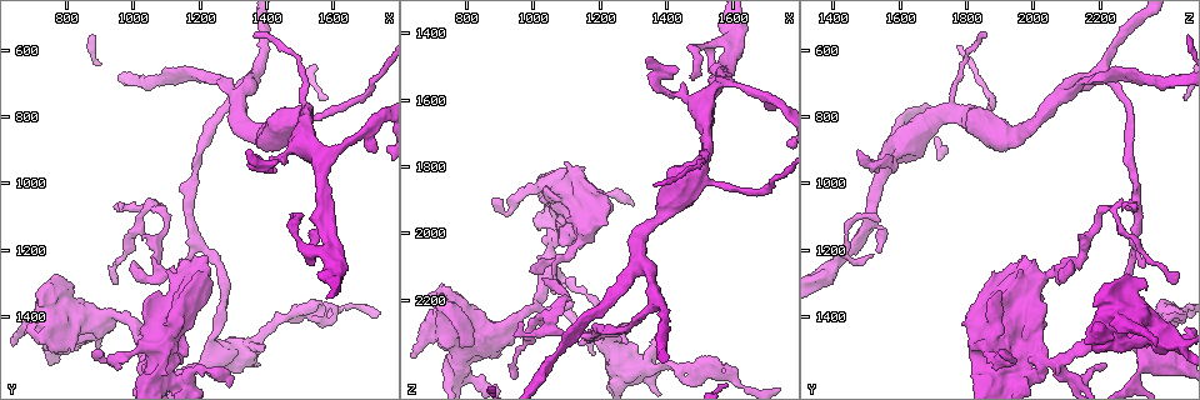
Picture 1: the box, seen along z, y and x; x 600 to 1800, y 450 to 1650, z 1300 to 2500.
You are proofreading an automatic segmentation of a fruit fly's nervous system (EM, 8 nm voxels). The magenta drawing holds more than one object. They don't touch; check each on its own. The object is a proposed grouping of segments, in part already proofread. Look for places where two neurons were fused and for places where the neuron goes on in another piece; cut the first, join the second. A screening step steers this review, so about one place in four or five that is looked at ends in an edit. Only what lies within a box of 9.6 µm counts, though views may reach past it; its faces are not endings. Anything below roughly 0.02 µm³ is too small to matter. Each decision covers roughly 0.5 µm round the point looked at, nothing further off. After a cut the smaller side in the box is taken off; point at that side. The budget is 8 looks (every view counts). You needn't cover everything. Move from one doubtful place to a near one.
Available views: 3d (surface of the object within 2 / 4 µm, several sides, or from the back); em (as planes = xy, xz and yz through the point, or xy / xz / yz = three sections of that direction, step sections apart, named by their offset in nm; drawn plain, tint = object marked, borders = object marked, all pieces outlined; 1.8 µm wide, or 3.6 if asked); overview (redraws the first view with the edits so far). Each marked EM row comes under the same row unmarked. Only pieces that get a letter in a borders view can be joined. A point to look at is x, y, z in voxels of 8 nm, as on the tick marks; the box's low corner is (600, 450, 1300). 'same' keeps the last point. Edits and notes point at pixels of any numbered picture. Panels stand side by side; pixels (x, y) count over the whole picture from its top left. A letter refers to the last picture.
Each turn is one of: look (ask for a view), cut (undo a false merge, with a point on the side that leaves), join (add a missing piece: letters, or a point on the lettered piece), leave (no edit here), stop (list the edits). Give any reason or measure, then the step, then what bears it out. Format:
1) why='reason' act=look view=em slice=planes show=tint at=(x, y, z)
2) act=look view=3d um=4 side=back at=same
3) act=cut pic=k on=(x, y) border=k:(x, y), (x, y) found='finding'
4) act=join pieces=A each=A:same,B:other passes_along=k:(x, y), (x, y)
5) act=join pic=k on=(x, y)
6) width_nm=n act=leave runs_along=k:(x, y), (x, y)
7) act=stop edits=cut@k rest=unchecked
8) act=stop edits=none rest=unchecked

why='four or more arms meet' act=look view=3d um=4 at=(1250, 1510, 2370)

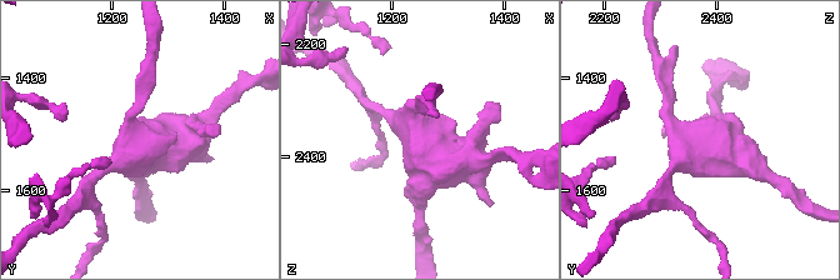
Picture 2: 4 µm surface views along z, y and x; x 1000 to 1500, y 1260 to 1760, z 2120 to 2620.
act=look view=em slice=planes show=borders at=(1260, 1515, 2375)

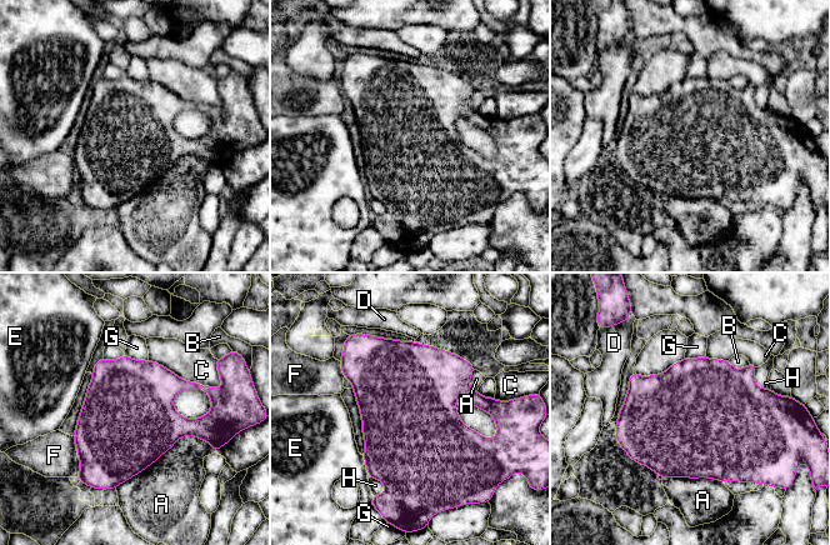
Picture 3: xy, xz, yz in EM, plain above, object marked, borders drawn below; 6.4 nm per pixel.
longest_contact=A:700nm act=leave each=A:other,B:other,C:other,D:other,E:other,F:other,G:other,H:other border=3:(210, 444), (184, 435), (115, 488) found='one neuron here'

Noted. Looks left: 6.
why='calibre changes' act=look view=em slice=planes show=tint at=(780, 1470, 2420)

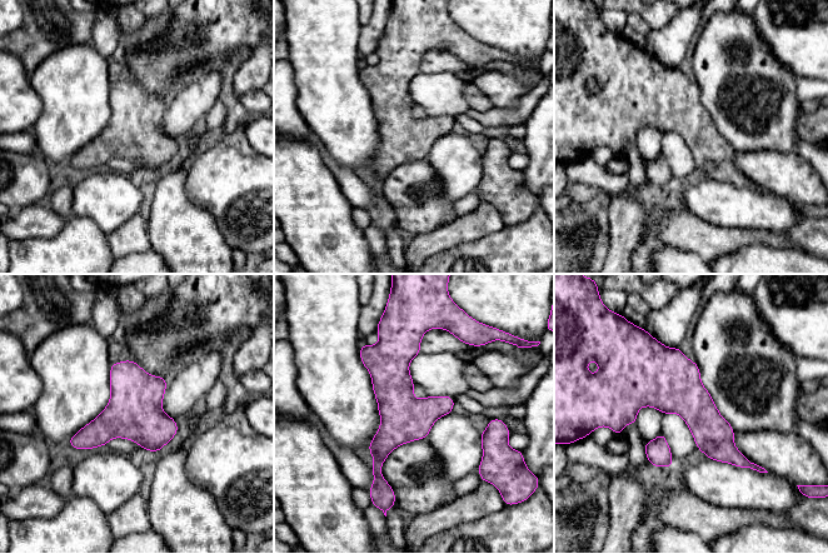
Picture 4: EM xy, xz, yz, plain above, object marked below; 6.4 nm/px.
why='see the neighbours' act=look view=em slice=planes show=borders at=same

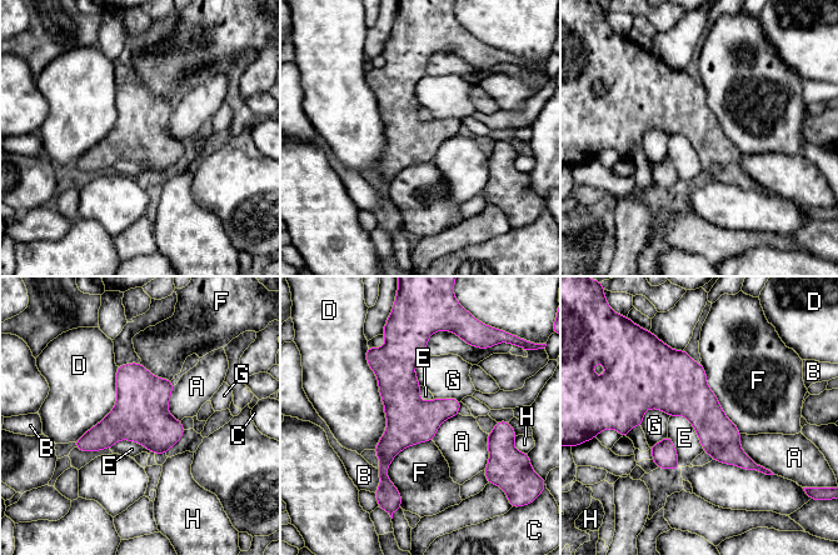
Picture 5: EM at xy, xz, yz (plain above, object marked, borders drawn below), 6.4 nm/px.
width_nm=280 act=leave each=A:other,B:other,C:other,D:other,E:other,F:other,G:other,H:other found='all the same neuron'

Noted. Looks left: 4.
why='an open end' act=look view=3d um=4 at=(1340, 900, 1480)

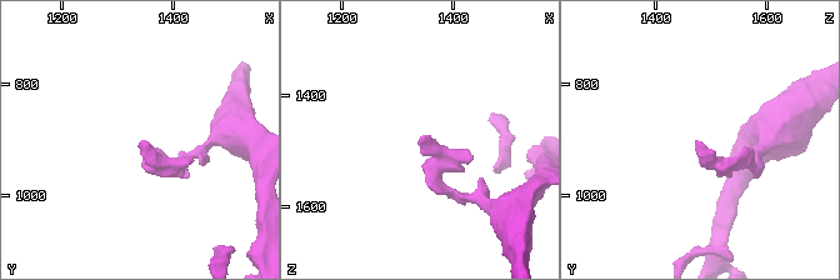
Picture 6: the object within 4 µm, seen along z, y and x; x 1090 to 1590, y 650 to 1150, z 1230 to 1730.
act=look view=em slice=xy step=4 show=borders at=(1350, 905, 1470)

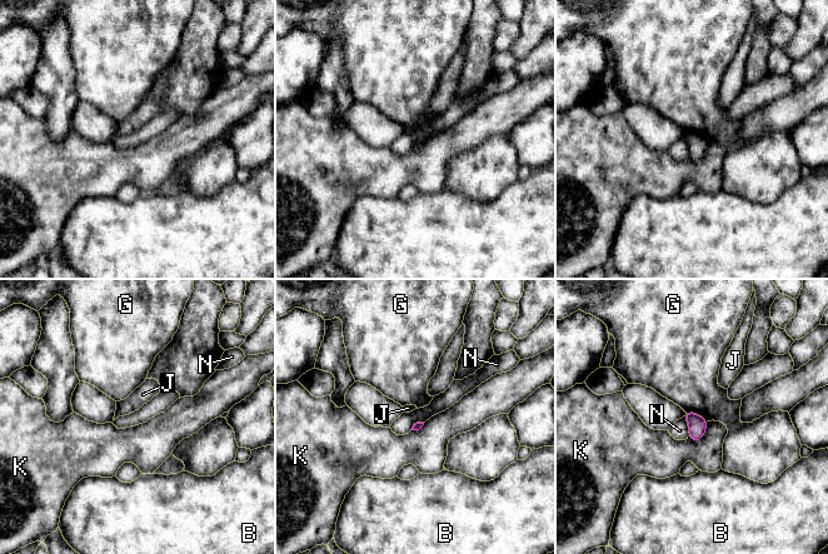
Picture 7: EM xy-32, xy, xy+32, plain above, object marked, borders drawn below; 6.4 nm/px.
why='cut it another way' act=look view=em slice=planes show=borders at=same

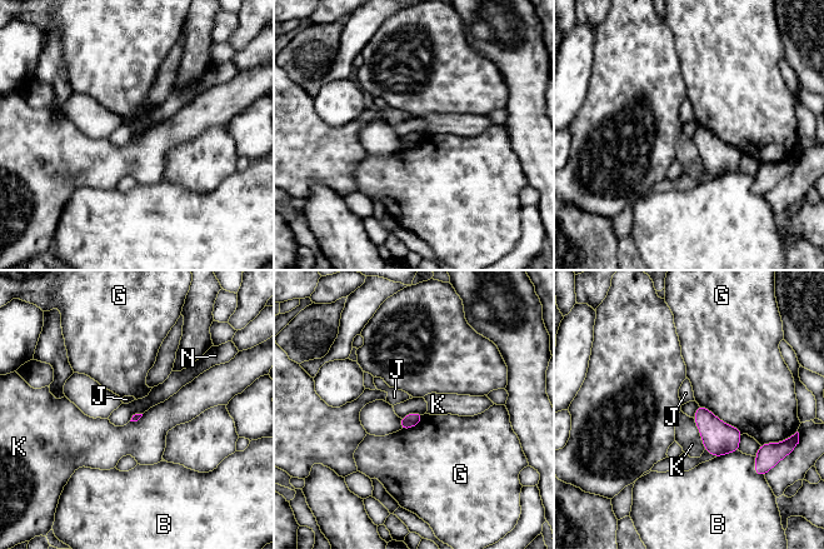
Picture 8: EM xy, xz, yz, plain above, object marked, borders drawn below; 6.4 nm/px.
act=leave each=B:other,G:other,J:other,K:other,N:other border=8:(423, 413), (408, 413), (400, 418) found='no lettered piece goes on from it'

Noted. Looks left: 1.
act=stop edits=none rest=unchecked

